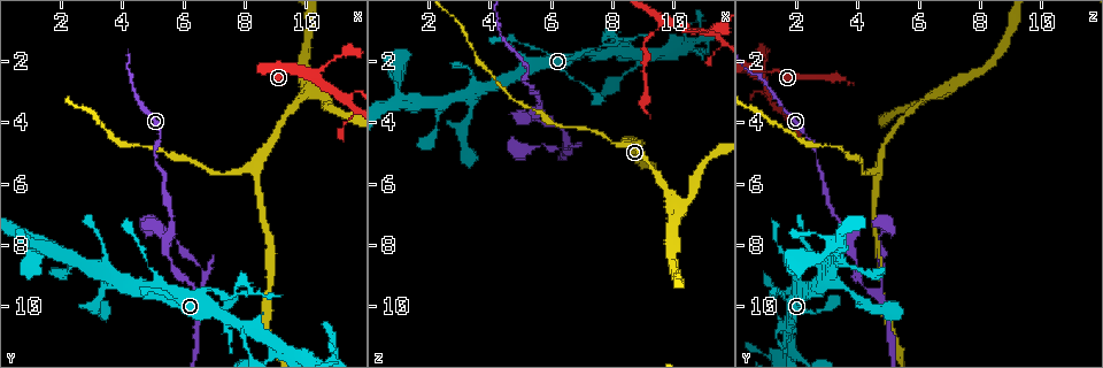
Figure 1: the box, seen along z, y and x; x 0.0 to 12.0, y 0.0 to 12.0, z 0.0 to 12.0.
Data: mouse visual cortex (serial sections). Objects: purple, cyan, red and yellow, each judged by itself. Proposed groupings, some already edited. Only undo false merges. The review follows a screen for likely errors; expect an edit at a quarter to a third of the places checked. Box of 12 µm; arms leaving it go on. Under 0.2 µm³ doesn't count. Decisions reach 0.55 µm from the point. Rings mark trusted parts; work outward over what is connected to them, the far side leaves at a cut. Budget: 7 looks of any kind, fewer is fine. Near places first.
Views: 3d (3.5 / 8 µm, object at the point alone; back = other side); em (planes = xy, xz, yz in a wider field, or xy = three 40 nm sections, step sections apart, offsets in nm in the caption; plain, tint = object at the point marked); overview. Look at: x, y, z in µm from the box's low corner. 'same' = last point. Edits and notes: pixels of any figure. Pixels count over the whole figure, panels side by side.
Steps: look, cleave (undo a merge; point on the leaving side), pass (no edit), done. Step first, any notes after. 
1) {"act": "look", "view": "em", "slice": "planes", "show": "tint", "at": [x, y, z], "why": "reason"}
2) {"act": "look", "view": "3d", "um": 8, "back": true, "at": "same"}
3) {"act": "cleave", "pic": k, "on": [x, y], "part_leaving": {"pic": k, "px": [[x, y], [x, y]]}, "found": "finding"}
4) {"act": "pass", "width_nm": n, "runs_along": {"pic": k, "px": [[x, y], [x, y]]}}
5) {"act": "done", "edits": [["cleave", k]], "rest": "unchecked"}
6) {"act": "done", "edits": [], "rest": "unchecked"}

{"act": "look", "view": "em", "slice": "xy", "step": 2, "show": "tint", "at": [11.2, 3.2, 1.1], "why": "abrupt turn"}

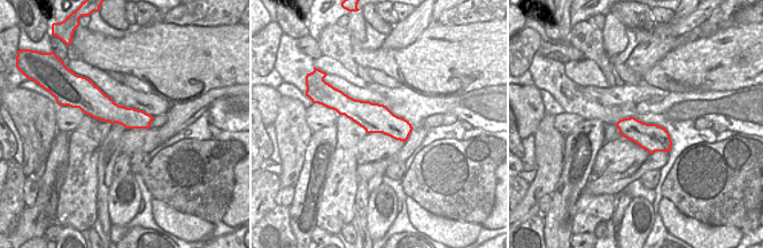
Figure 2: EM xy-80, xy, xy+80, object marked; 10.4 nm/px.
{"act": "look", "view": "3d", "um": 3.5, "at": "same", "why": "wider look"}

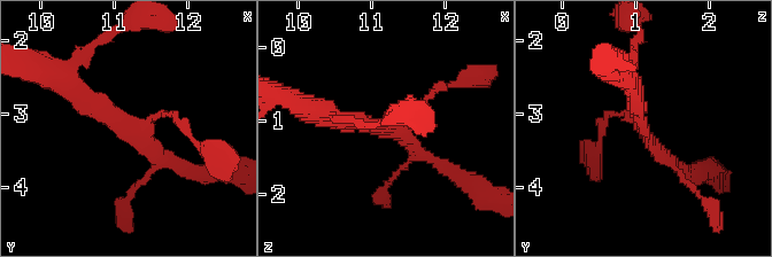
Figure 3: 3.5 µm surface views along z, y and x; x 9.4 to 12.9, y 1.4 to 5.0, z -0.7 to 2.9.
{"act": "pass", "arm_widths_nm": [100, 150, 250], "runs_along": {"pic": 2, "px": [[333, 105], [348, 106], [408, 130]]}, "found": "all the same cell"}

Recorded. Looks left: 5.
{"act": "look", "view": "em", "slice": "xy", "step": 1, "show": "tint", "at": [6.5, 8.7, 4.9], "why": "narrows sharply"}

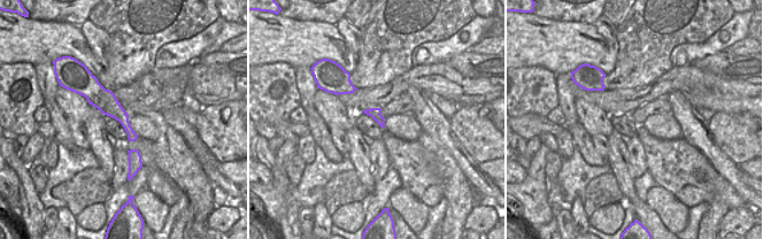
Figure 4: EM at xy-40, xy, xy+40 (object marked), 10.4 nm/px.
{"act": "look", "view": "3d", "um": 3.5, "at": "same", "why": "see where the arms go"}

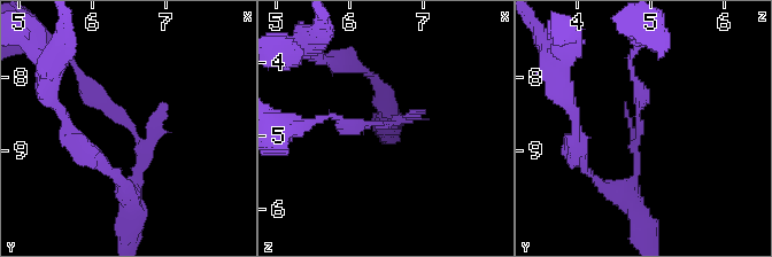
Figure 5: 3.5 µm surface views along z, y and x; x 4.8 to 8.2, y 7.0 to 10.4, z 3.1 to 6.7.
{"act": "cleave", "pic": 5, "on": [110, 110], "part_leaving": {"pic": 5, "px": [[139, 139], [83, 83], [72, 62]]}, "found": "a second cell is stuck on"}

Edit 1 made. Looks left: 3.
{"act": "look", "view": "overview"}

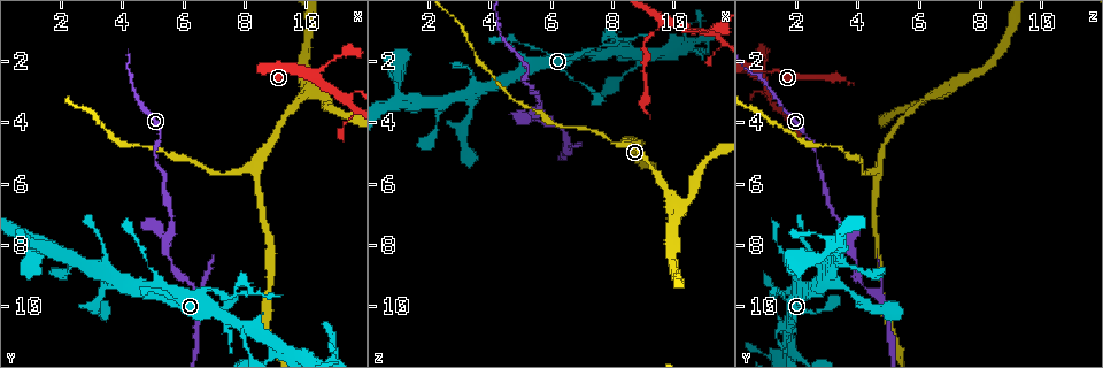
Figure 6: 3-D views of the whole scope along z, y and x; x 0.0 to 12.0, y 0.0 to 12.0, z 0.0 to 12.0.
{"act": "look", "view": "em", "slice": "xy", "step": 5, "show": "tint", "at": [8.0, 10.6, 1.8], "why": "two arms in line, one across"}

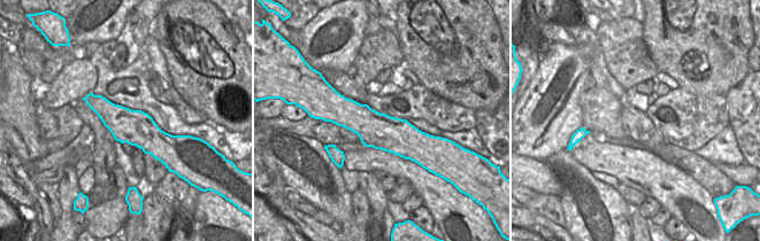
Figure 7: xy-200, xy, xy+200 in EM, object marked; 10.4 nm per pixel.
{"act": "look", "view": "3d", "um": 3.5, "back": true, "at": "same"}

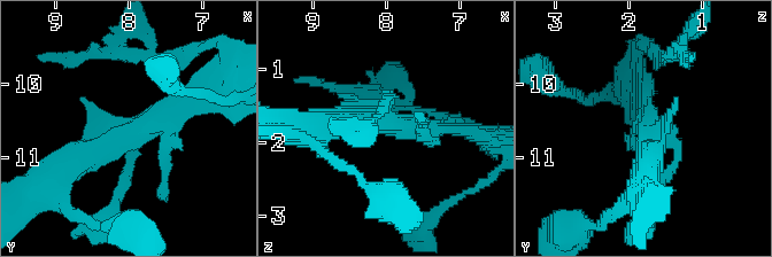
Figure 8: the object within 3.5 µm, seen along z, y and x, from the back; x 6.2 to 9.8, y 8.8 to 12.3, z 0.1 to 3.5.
{"act": "pass", "runs_along": {"pic": 8, "px": [[192, 92], [164, 119], [62, 165]]}, "found": "all the same cell"}

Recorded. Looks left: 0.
{"act": "done", "edits": [["cleave", 5]], "rest": "unchecked"}

